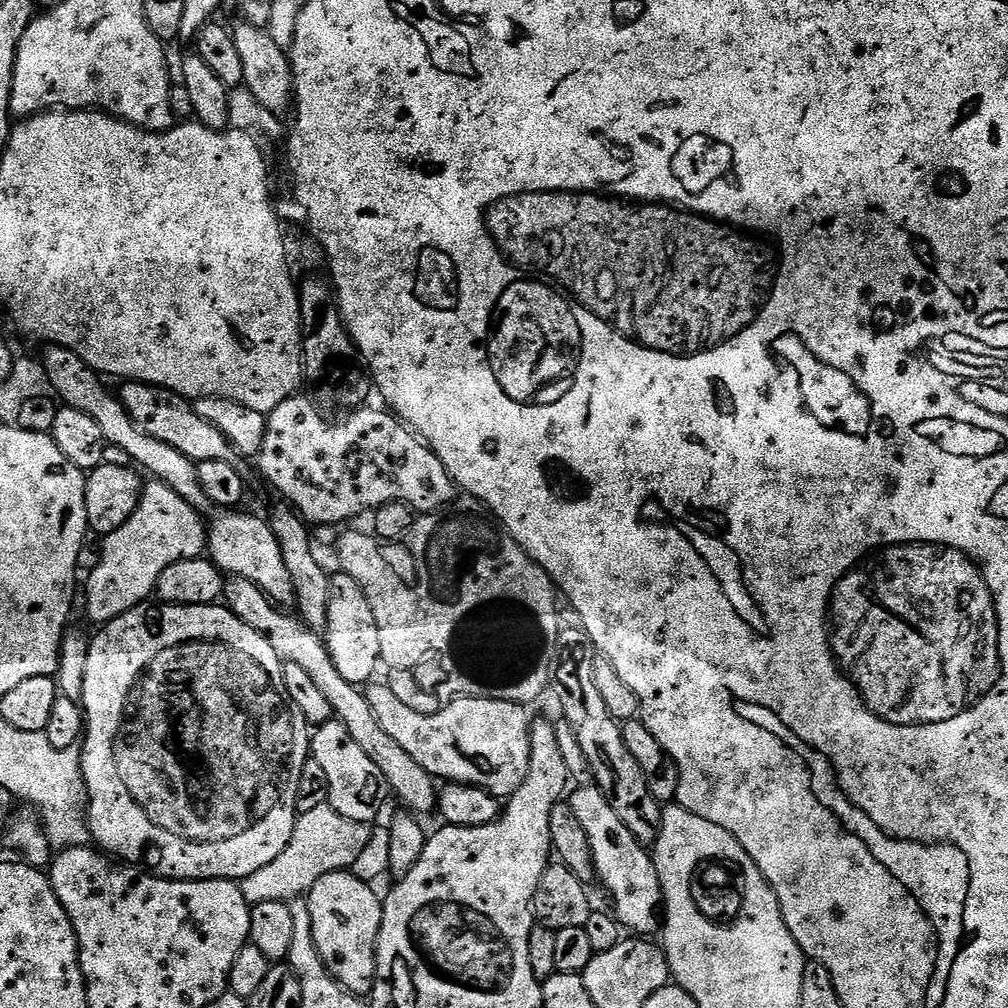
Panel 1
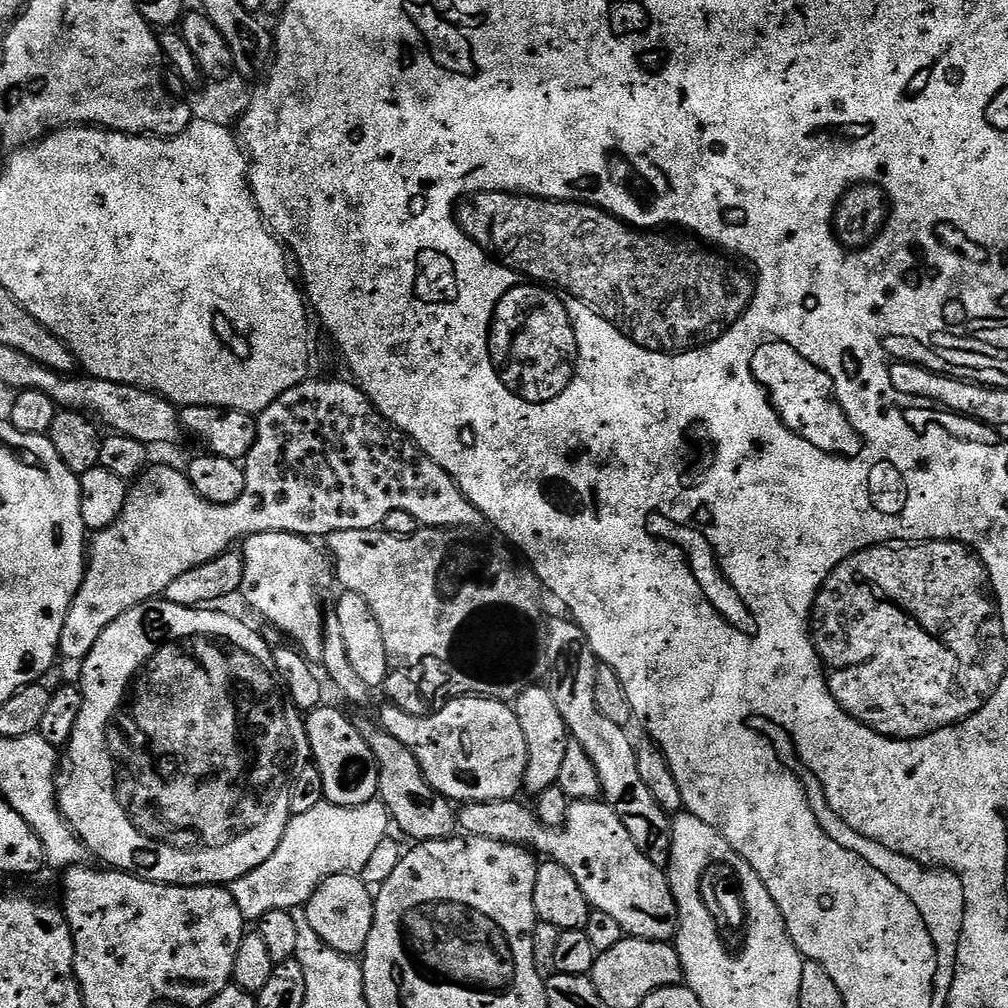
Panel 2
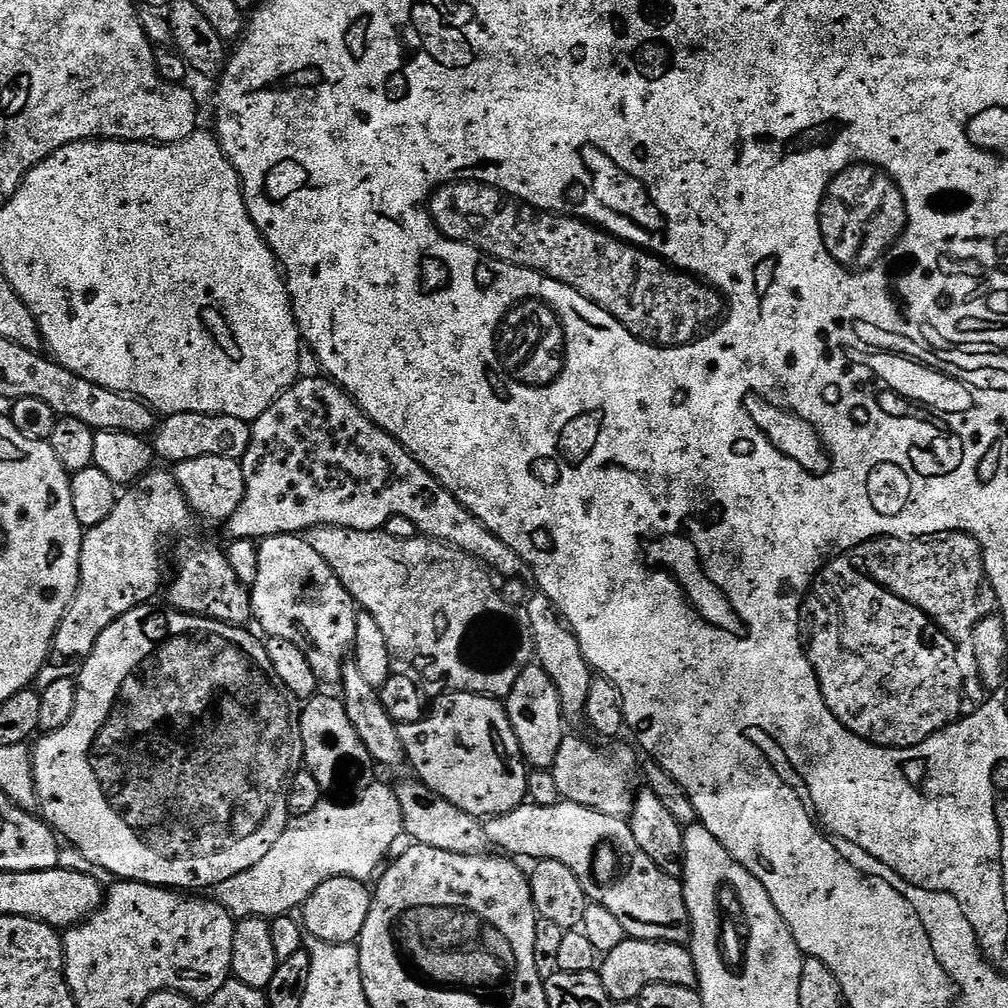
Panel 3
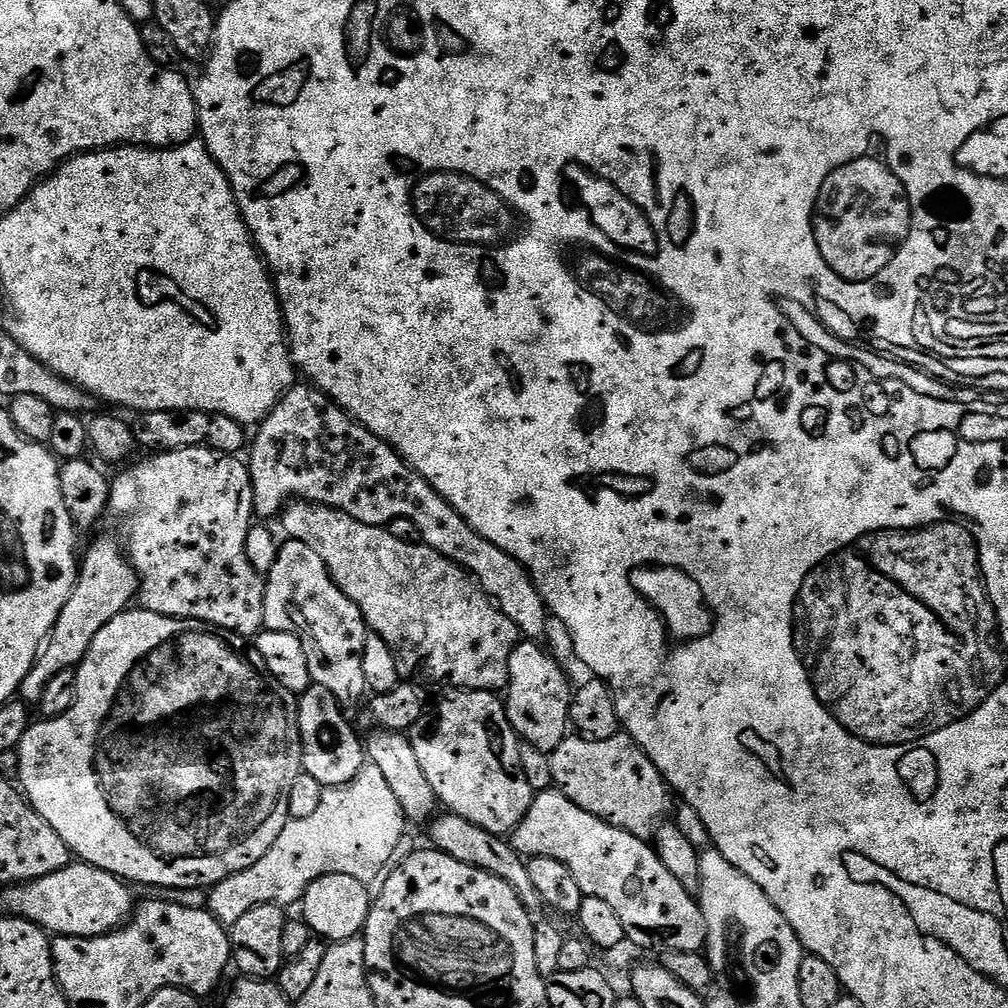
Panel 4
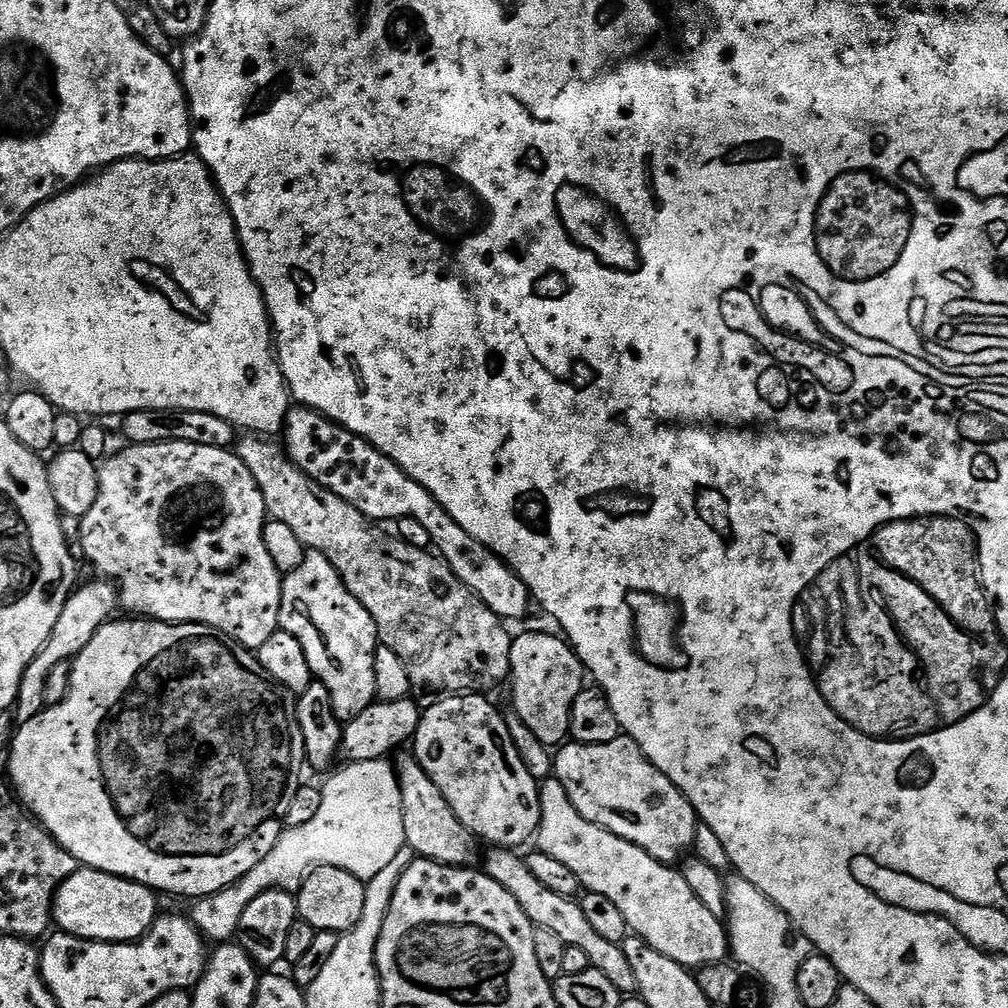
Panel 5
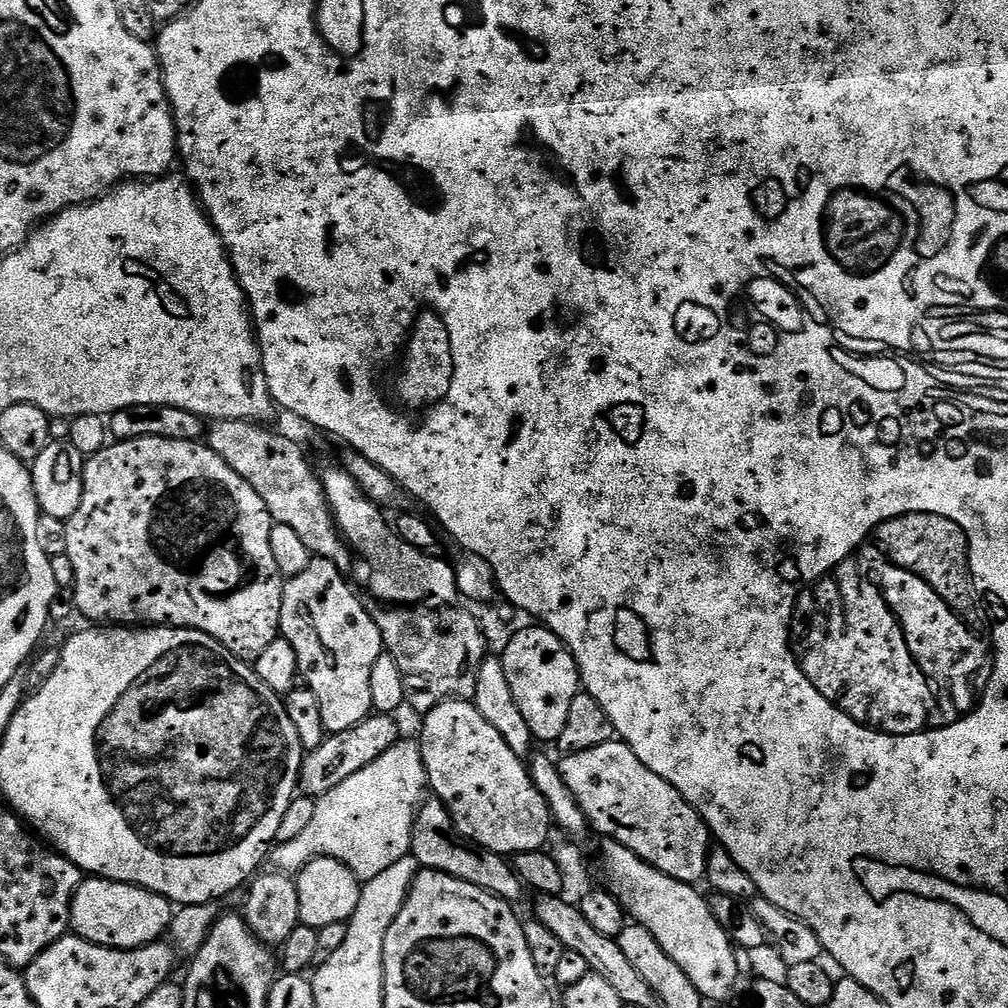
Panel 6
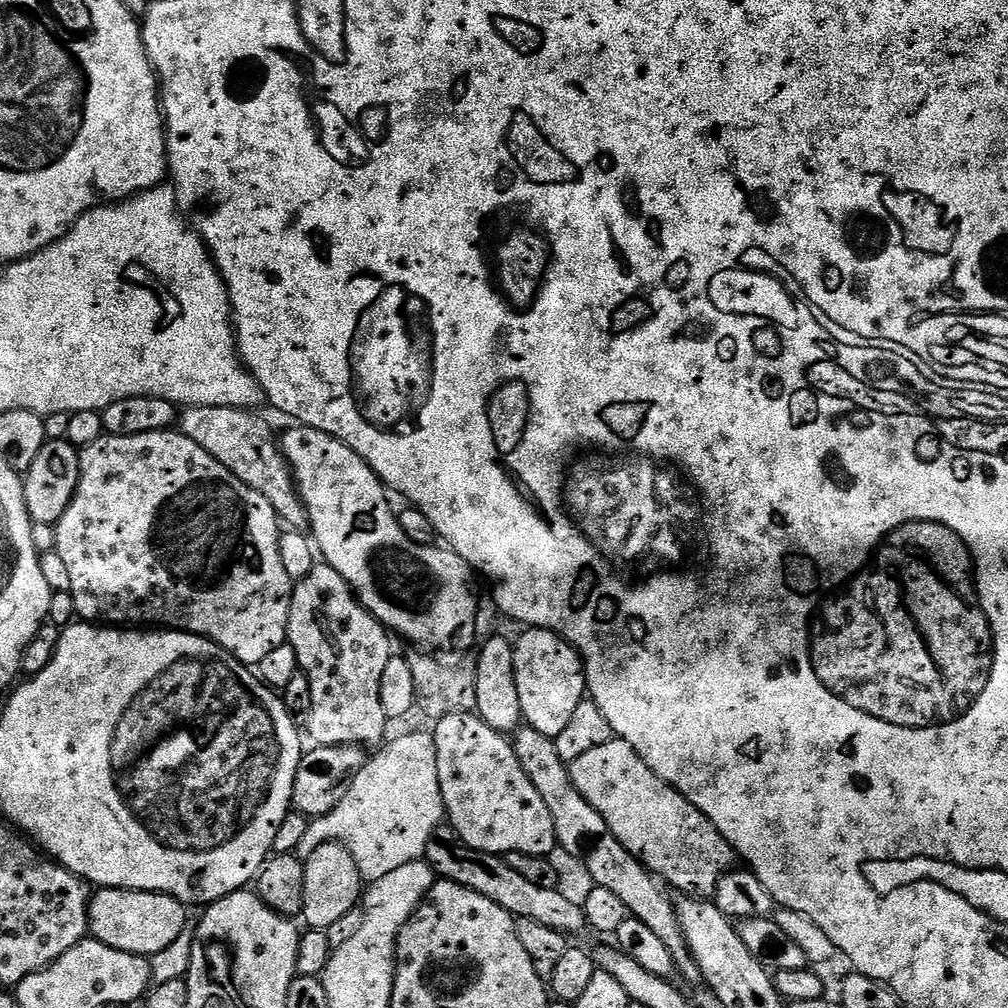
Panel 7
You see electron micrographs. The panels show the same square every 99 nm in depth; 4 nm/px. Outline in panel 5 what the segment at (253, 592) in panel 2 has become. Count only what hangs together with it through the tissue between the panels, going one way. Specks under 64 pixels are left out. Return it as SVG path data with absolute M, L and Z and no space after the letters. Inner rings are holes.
M309 551L304 560L293 572L287 573L281 583L280 628L290 633L302 644L306 652L306 662L313 677L326 686L332 703L332 712L342 722L358 718L362 710L369 708L377 699L376 679L374 678L374 658L378 647L376 623L362 602L346 590L332 563L320 552Z

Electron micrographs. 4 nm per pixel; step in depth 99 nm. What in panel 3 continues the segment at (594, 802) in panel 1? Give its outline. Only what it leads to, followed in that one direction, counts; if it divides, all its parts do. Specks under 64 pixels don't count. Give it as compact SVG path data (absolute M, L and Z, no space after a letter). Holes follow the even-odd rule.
M561 800L554 806L536 806L531 810L532 817L528 820L529 861L553 860L574 870L589 901L606 906L610 914L615 914L631 939L683 945L691 941L692 923L686 910L683 883L677 877L658 870L658 866L650 862L649 856L638 846L638 842L634 842L632 826L627 819L602 814L598 810L590 810L590 806L578 806L569 800Z

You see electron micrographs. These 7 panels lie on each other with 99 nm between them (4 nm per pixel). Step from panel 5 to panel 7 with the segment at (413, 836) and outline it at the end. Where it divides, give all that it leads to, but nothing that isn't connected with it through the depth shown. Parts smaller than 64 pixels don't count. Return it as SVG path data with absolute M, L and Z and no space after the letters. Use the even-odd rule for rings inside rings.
M443 824L428 844L426 858L441 879L458 882L459 885L481 893L490 902L498 902L502 910L517 918L534 918L542 926L550 926L565 934L585 931L584 910L560 888L533 886L527 878L522 878L518 870L510 870L507 859L489 852L474 851L467 847L449 824Z

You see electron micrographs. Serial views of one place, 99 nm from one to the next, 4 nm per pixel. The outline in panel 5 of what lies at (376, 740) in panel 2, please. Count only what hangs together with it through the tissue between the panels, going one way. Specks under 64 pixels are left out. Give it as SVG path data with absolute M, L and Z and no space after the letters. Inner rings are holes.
M495 846L487 849L488 853L484 856L484 864L482 870L490 878L494 878L494 882L498 882L498 886L502 886L506 891L518 901L518 906L522 906L522 914L526 914L526 918L530 918L532 927L542 930L550 930L550 934L554 934L557 938L562 938L565 948L577 948L583 950L588 959L589 965L598 970L602 974L606 974L606 978L610 978L610 982L614 982L614 986L621 994L632 994L636 992L636 979L634 978L634 970L630 970L630 962L626 962L626 954L623 947L614 942L609 942L606 938L601 938L597 932L590 927L590 922L586 919L586 914L582 914L582 906L573 897L563 896L562 894L554 894L554 890L542 886L542 882L538 882L538 878L534 878L533 872L530 871L527 859L519 851L510 848L498 848Z

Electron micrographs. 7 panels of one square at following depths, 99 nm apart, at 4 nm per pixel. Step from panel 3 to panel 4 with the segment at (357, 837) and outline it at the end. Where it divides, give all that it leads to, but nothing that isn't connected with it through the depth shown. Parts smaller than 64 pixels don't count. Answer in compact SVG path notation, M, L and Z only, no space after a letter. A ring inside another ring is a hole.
M366 766L352 779L352 783L344 784L341 788L325 788L322 802L313 816L301 820L289 819L282 834L278 834L274 846L270 846L270 850L266 850L266 854L262 854L262 858L258 858L254 866L246 866L246 870L238 870L238 874L230 874L230 878L207 889L207 911L212 913L216 921L231 930L234 922L238 922L238 918L243 918L249 910L254 910L254 906L299 905L310 885L326 874L350 874L350 878L358 878L362 883L371 885L372 880L379 881L385 875L396 852L402 847L403 840L400 839L404 836L404 826L406 827L406 819L402 806L390 790L382 771Z

